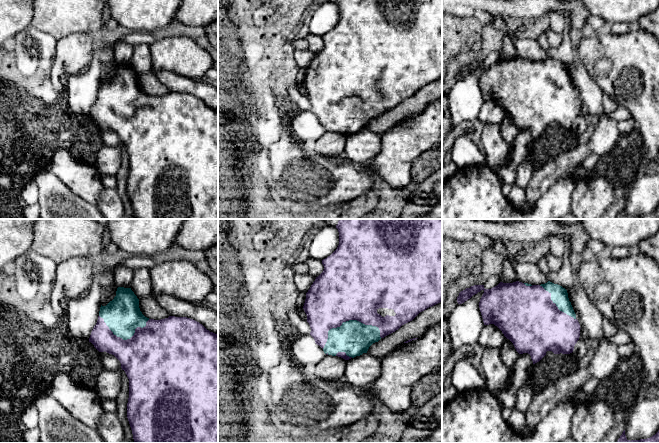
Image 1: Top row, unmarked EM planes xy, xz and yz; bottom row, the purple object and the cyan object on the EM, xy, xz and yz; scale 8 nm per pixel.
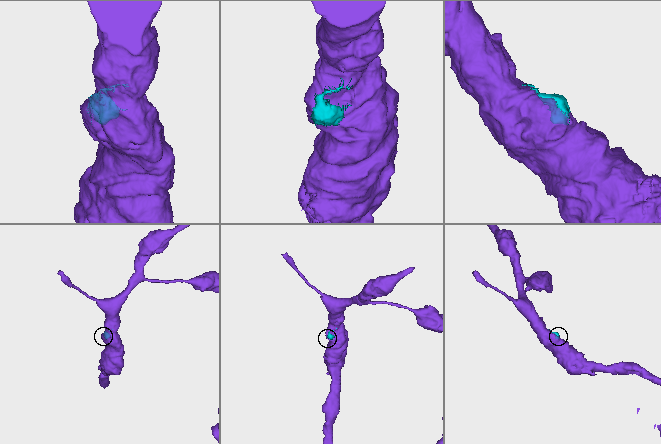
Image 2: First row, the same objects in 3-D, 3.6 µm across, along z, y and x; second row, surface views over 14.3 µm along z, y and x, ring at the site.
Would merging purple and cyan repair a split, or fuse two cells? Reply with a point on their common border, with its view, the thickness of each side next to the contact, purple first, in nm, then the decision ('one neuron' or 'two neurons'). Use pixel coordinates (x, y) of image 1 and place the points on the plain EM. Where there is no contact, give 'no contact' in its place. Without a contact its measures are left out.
xz (345, 97) | 480/280 nm | one neuron

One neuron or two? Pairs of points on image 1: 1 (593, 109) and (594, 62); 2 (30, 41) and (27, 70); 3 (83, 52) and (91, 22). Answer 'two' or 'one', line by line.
1: two
2: one
3: two

